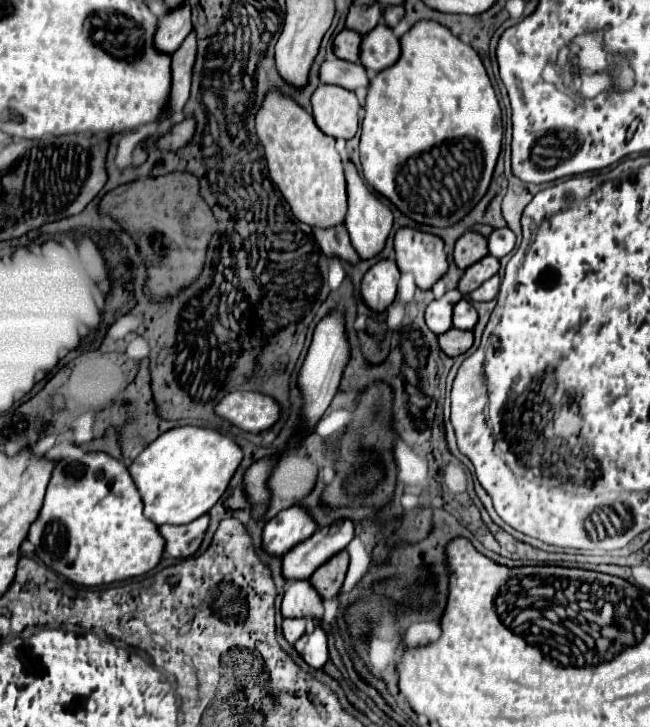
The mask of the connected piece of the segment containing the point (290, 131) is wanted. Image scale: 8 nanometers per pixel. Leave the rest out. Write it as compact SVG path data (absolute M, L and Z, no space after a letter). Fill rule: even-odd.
M271 89L271 91L267 91L261 107L255 113L255 131L257 131L259 143L265 149L265 159L267 159L271 181L279 187L279 191L287 199L293 215L297 219L303 219L303 223L307 223L307 225L333 227L335 223L341 223L343 215L347 211L343 163L335 149L335 139L327 137L323 131L319 131L311 113L307 113L295 99L291 99L283 91Z

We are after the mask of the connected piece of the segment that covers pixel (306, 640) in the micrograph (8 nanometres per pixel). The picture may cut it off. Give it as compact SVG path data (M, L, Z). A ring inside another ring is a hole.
M315 627L315 631L311 635L303 635L303 639L299 639L299 643L295 643L295 649L311 669L321 669L329 659L327 637L321 627Z

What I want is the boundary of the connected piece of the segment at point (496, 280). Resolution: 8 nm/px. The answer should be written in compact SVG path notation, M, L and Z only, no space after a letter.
M493 275L493 277L487 279L479 289L475 289L475 291L471 293L471 299L473 299L473 301L491 301L491 299L497 297L499 287L501 287L501 277L499 277L499 275Z

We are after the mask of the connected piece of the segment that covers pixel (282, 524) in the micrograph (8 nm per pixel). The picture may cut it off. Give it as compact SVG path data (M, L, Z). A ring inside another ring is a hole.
M293 505L279 511L263 527L263 549L273 557L283 557L301 541L307 541L315 533L317 525L305 509Z

